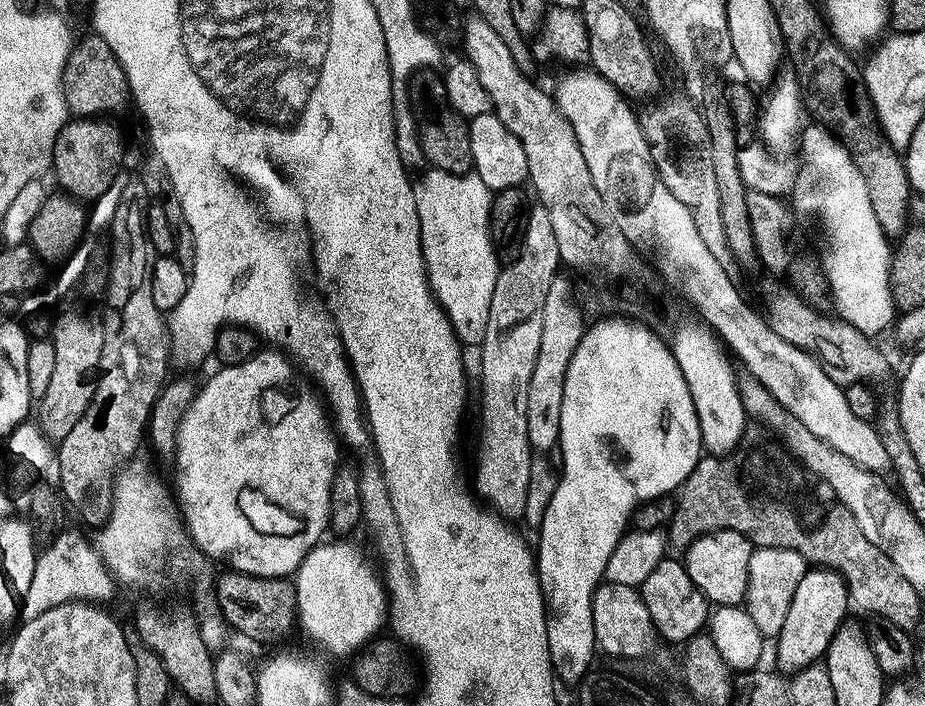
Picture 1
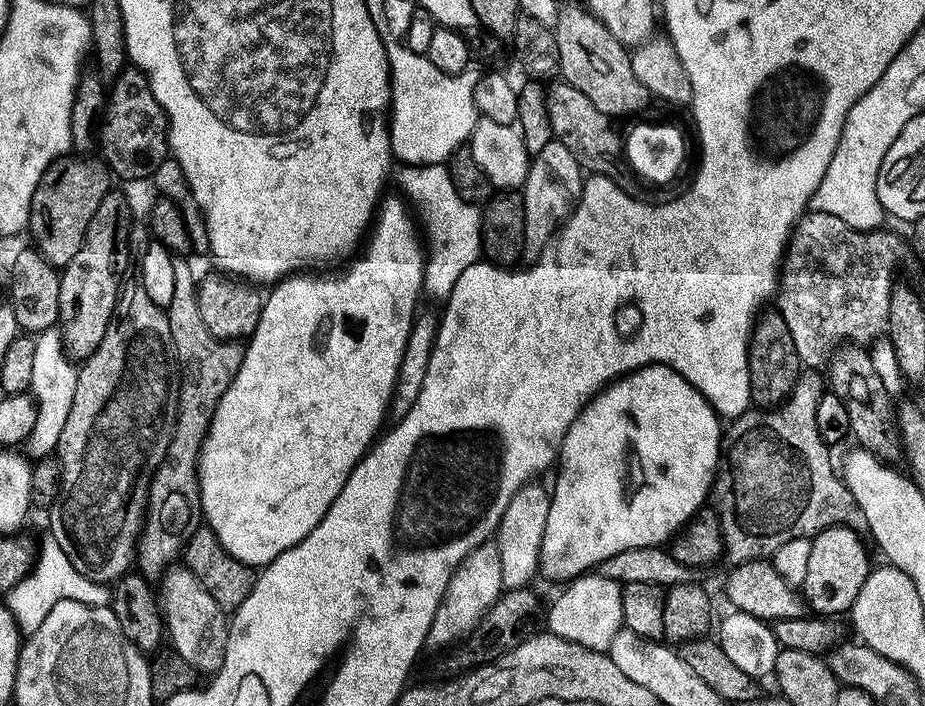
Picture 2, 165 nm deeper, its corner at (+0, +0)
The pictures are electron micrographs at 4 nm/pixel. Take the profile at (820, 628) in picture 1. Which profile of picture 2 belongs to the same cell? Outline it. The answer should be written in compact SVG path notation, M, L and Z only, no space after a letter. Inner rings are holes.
M832 525L811 539L809 569L801 589L805 603L813 613L834 616L832 614L851 611L862 583L872 569L872 562L869 562L866 548L858 535L853 528Z

